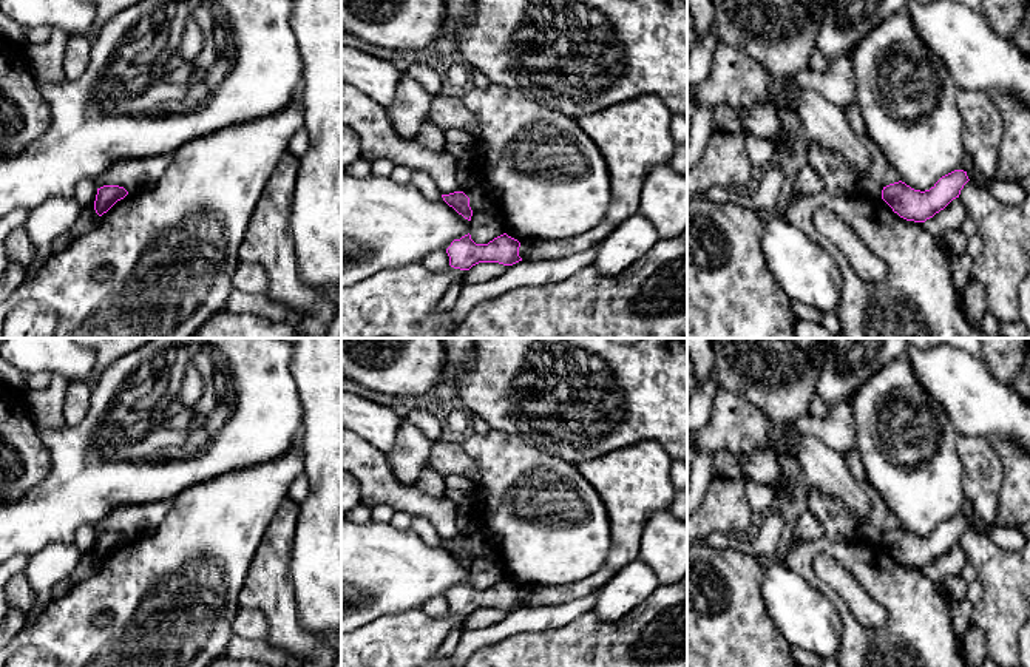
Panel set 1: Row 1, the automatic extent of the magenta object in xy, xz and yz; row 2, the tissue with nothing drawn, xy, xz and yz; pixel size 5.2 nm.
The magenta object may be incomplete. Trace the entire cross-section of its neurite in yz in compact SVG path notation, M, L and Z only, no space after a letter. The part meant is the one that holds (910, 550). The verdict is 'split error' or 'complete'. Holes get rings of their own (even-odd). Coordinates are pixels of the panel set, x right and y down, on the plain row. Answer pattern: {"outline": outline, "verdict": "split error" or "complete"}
{"outline": "M954 516L942 522L930 536L914 536L899 526L883 533L882 545L900 564L914 568L925 568L944 556L953 545L959 543L961 536L968 528L967 517Z", "verdict": "complete"}

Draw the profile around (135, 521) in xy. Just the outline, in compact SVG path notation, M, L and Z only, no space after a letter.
M170 500L125 505L110 511L94 530L96 534L119 531L128 539L142 537L151 534L161 525L170 508Z

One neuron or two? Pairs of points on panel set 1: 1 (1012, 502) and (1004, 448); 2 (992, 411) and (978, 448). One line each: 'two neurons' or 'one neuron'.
1: one neuron
2: two neurons

